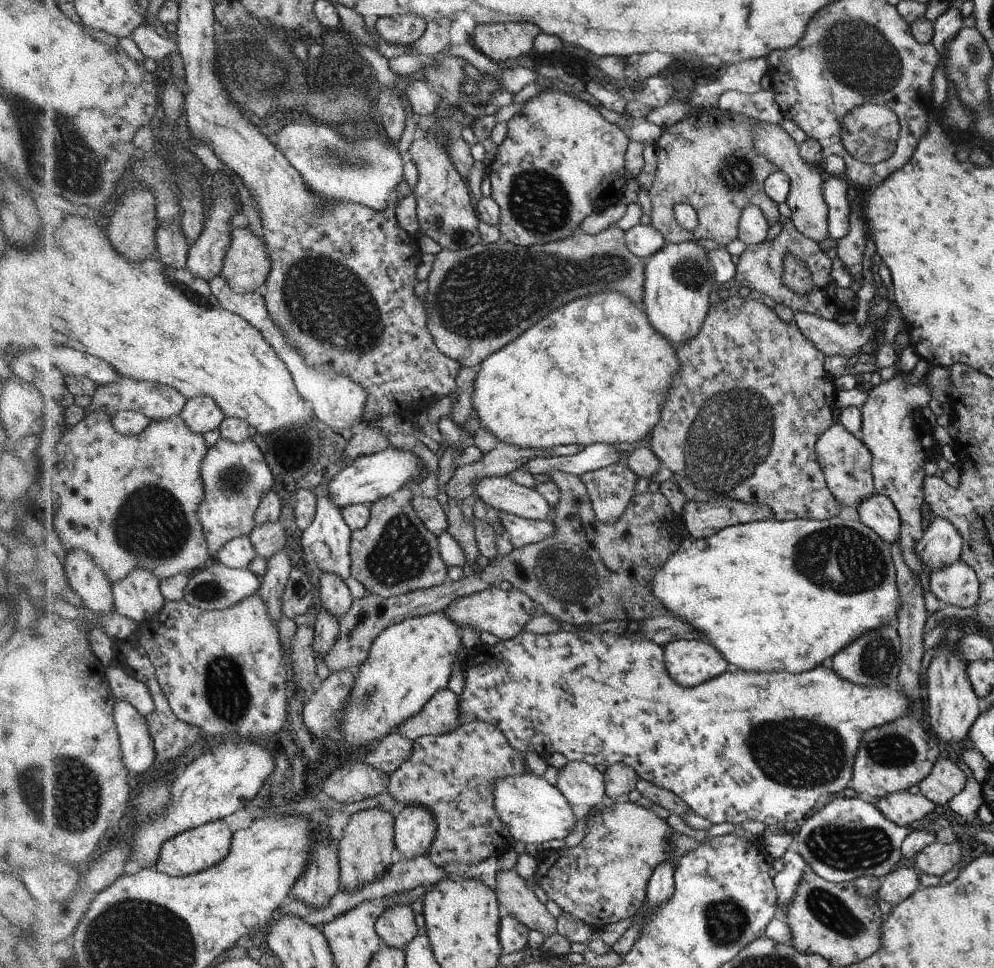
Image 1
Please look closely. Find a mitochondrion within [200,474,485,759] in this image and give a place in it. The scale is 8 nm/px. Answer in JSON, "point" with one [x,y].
{"point":[400,555]}

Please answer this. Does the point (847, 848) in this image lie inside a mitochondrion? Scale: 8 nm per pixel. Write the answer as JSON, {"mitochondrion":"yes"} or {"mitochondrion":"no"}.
{"mitochondrion":"yes"}

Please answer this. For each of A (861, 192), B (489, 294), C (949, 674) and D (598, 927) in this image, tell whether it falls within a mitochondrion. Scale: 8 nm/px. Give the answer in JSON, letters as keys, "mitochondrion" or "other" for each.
{"A":"other","B":"mitochondrion","C":"other","D":"other"}

